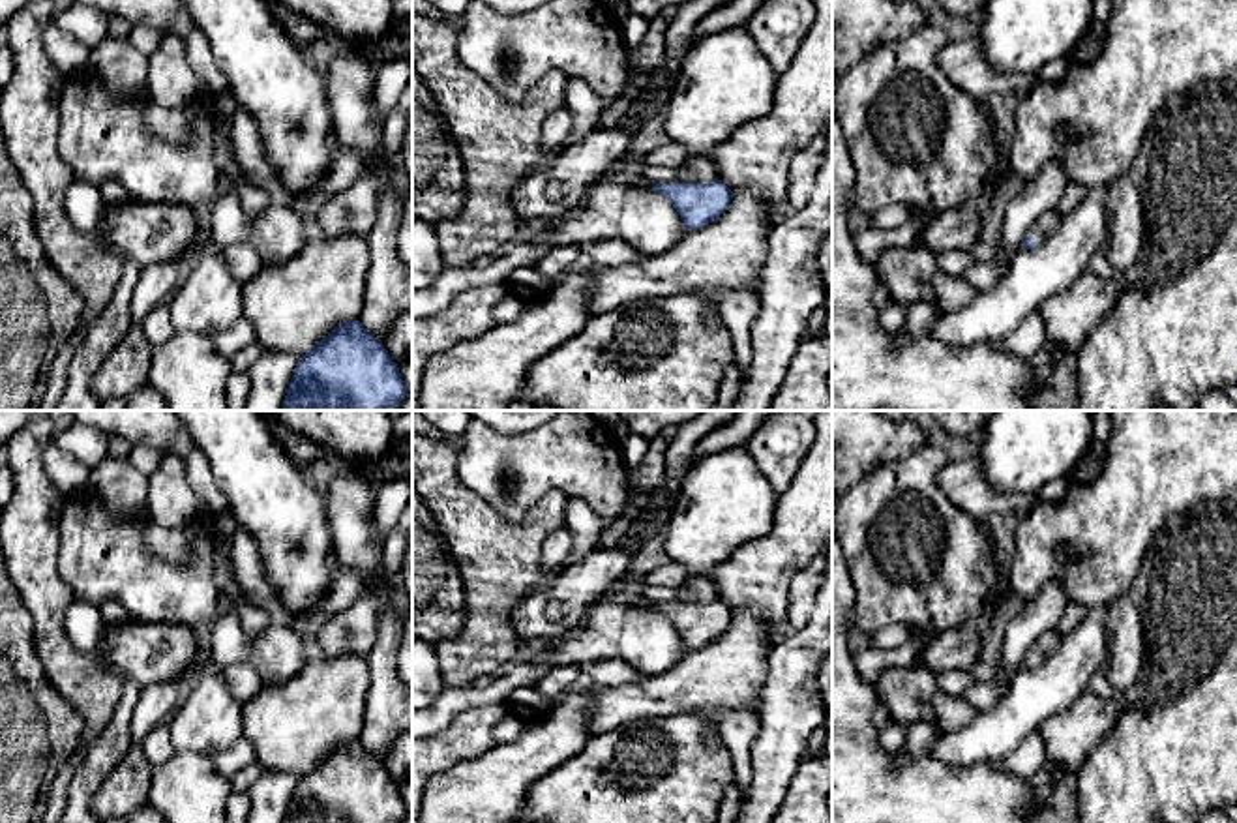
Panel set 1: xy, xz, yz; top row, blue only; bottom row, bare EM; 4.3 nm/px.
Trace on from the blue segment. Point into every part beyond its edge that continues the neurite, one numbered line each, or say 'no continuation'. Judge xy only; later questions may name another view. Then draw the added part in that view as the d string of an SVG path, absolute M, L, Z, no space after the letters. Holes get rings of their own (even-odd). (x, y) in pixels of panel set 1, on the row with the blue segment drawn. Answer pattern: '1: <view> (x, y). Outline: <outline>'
no continuation

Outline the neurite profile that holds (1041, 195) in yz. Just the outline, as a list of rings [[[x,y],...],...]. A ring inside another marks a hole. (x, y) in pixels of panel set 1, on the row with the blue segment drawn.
[[[1051,161],[1044,171],[1014,195],[1003,225],[1005,249],[1018,249],[1023,246],[1031,225],[1046,212],[1053,212],[1059,206],[1065,187],[1070,178],[1059,161]]]

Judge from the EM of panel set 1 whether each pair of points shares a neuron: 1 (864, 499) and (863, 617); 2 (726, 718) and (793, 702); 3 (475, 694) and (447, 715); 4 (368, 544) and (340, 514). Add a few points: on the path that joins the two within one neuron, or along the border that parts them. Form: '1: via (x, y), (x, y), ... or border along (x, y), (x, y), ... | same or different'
1: via (864, 529), (868, 587) | same
2: border along (758, 715), (758, 737), (748, 758) | different
3: via (467, 698), (454, 707) | same
4: via (360, 537), (347, 522) | same

